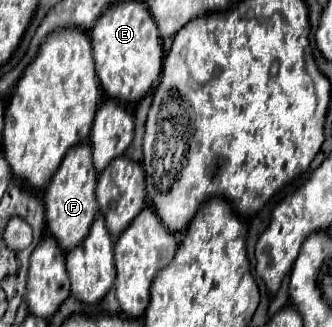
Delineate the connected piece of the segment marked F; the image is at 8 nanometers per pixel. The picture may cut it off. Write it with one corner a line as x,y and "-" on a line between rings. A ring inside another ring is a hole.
78,144
68,150
64,162
52,176
52,182
46,190
44,204
46,204
46,226
48,232
56,238
58,246
68,252
68,248
74,248
88,236
88,228
92,226
92,220
98,212
96,202
96,170
92,168
92,148
90,144

